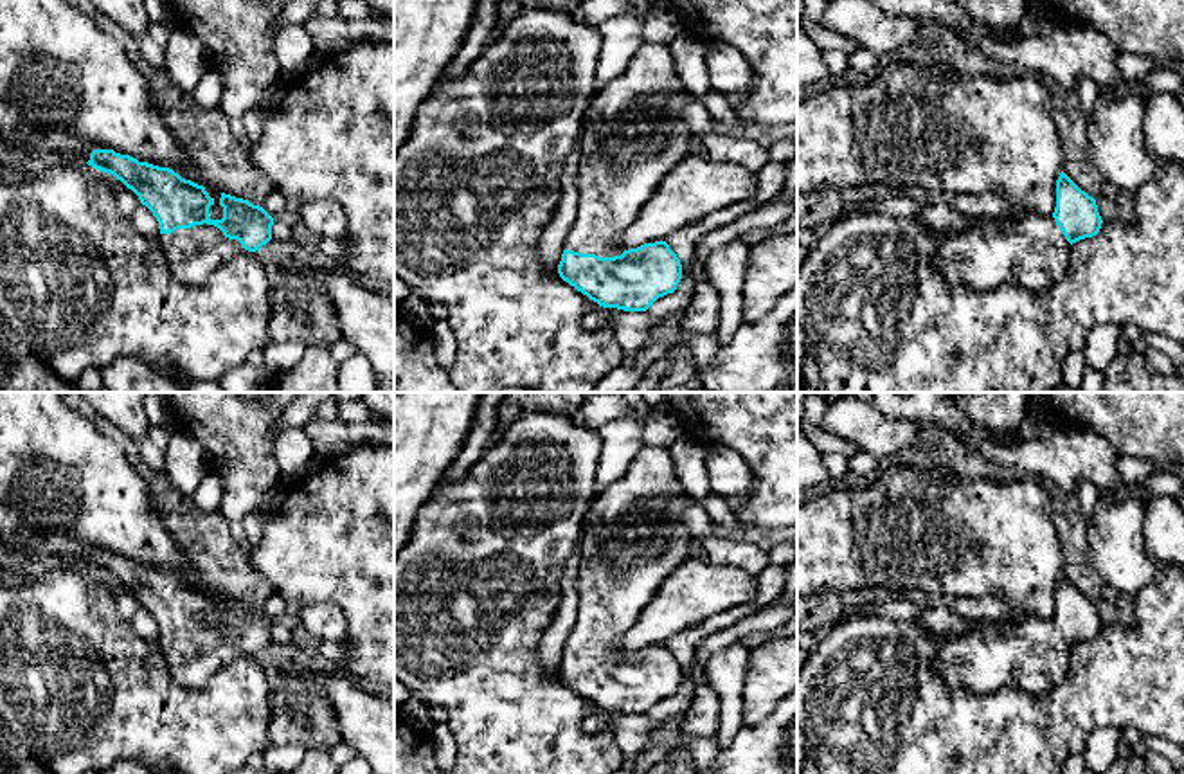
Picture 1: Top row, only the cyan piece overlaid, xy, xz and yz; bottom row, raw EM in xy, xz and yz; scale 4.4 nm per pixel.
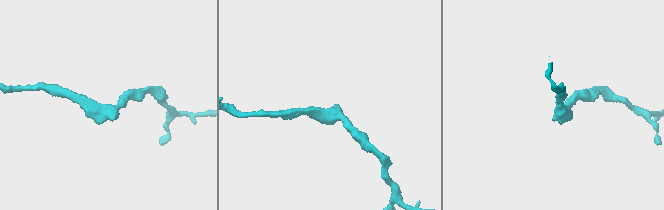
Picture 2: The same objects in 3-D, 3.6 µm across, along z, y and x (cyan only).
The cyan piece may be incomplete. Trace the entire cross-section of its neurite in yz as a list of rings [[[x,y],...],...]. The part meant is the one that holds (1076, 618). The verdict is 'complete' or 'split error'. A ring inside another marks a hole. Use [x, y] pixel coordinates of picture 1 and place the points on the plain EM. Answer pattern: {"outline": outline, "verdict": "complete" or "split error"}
{"outline": [[[1062,574],[1051,619],[1017,612],[1009,623],[984,621],[966,634],[945,634],[932,668],[950,688],[970,693],[1013,686],[1045,695],[1065,679],[1071,648],[1096,639],[1101,626],[1096,603]]], "verdict": "split error"}

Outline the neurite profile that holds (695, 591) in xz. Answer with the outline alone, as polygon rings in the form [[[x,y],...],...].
[[[686,560],[662,581],[621,646],[630,653],[666,644],[716,614],[750,603],[756,592],[758,580],[738,567]]]

